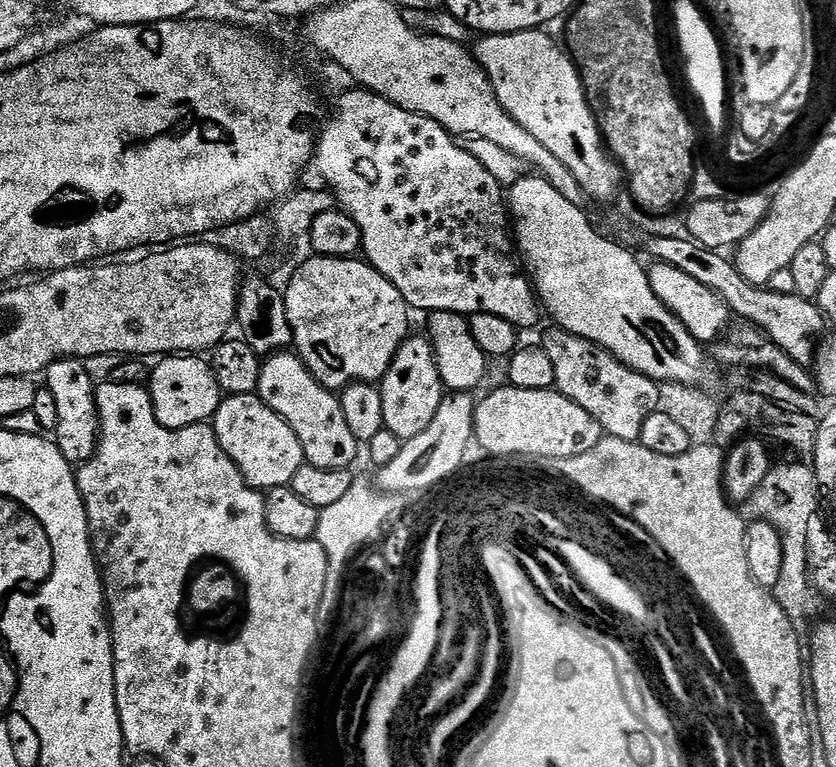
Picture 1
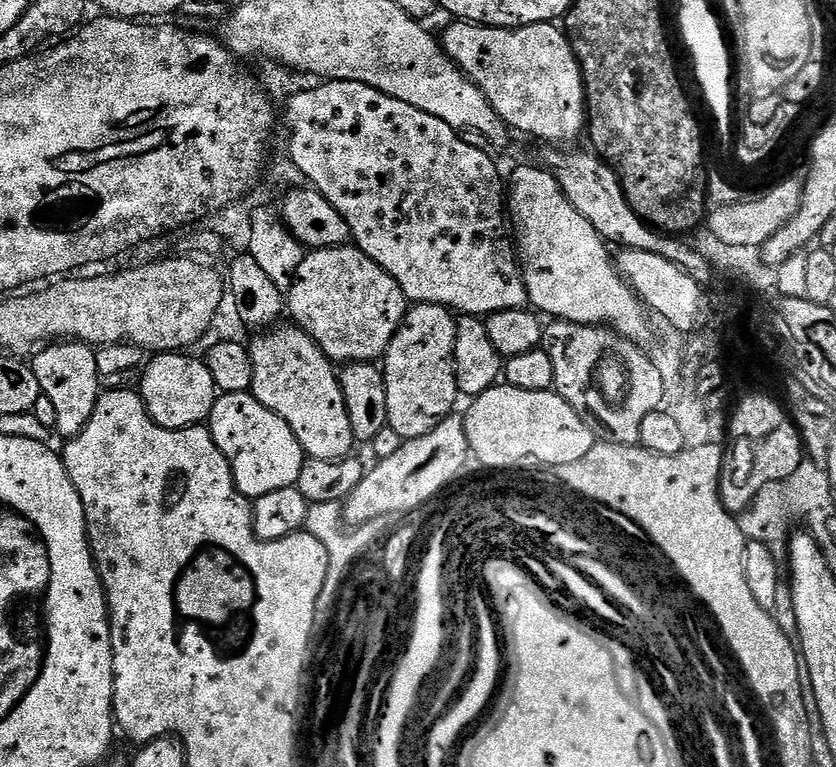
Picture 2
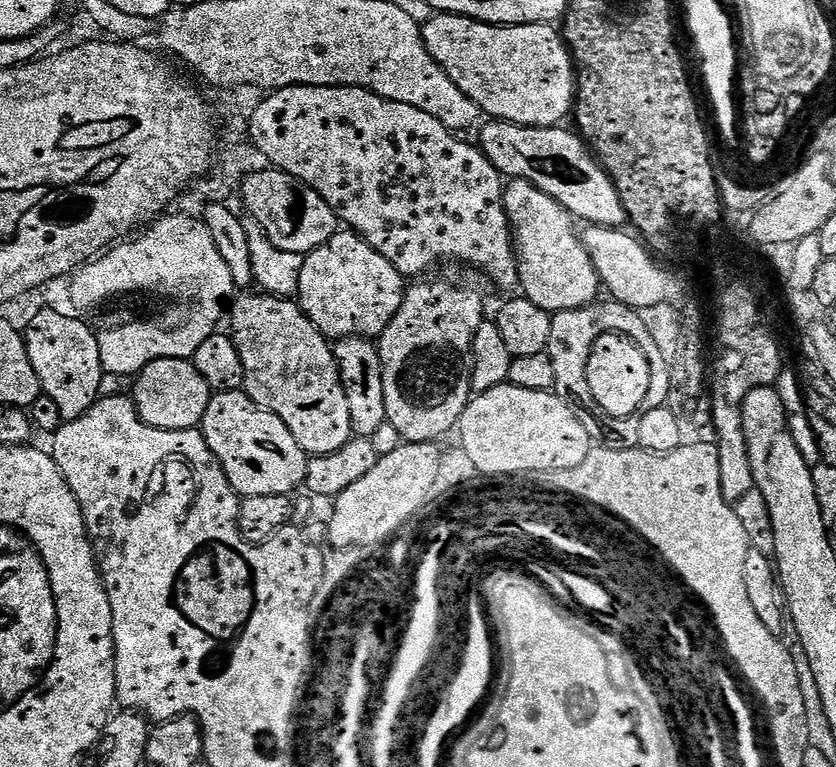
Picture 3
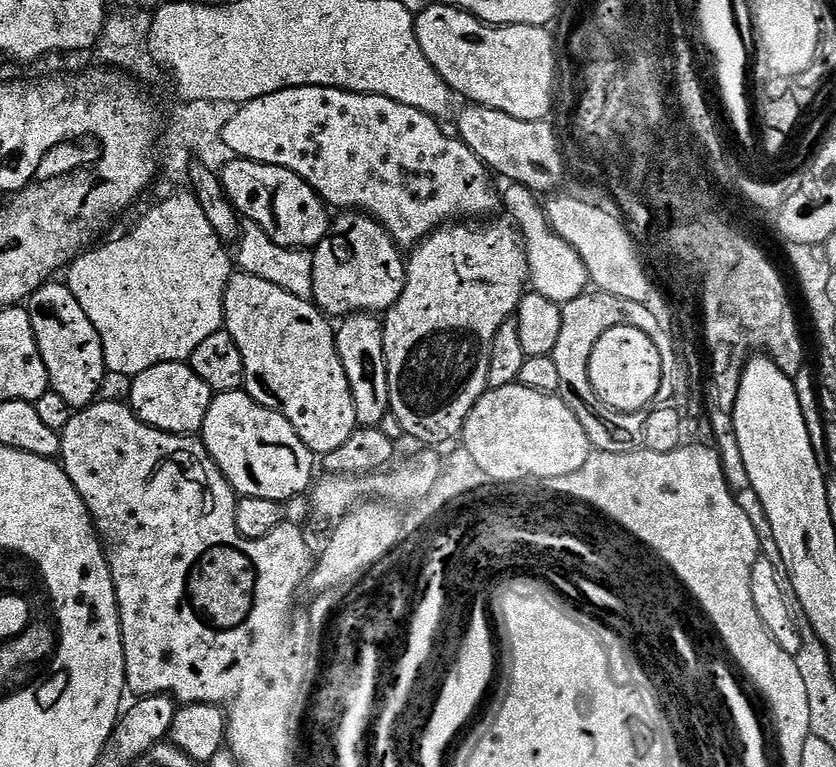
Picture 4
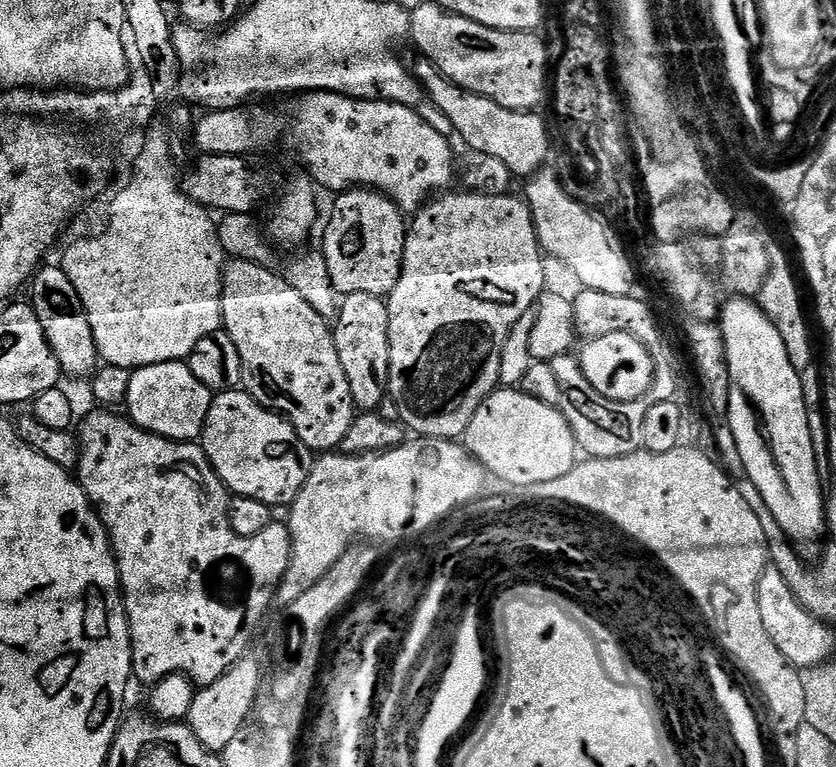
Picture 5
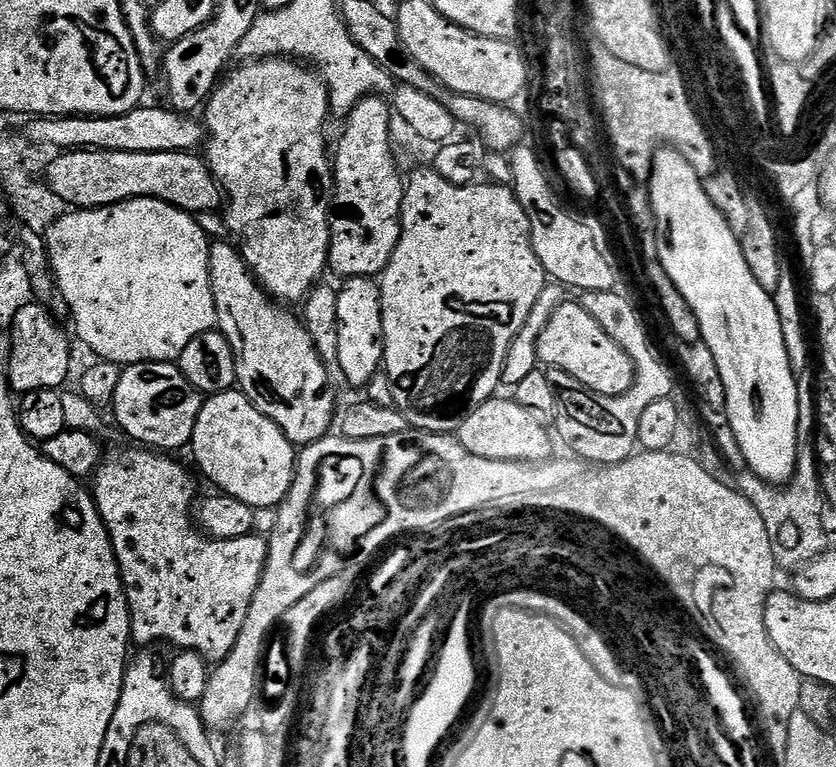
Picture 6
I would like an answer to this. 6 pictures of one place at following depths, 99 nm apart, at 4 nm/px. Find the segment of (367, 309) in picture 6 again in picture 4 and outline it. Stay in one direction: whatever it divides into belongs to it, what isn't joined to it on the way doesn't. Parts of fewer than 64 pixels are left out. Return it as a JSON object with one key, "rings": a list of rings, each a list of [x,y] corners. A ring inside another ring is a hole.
{"rings":[[[358,312],[345,316],[335,325],[337,356],[345,370],[346,382],[353,398],[357,425],[375,428],[383,425],[389,415],[388,375],[384,361],[384,325],[375,315]],[[340,324],[340,325],[338,325]]]}

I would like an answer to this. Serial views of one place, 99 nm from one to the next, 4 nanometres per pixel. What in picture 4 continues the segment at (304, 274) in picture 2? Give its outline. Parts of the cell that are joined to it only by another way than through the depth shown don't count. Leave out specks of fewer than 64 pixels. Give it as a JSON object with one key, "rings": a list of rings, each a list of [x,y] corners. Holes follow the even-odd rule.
{"rings":[[[355,210],[345,211],[343,214],[331,221],[328,233],[316,245],[311,253],[313,262],[313,292],[311,299],[317,308],[329,317],[343,318],[358,312],[369,314],[384,314],[389,308],[398,302],[398,298],[404,289],[404,273],[406,271],[406,260],[401,249],[392,241],[392,236],[370,216]]]}

